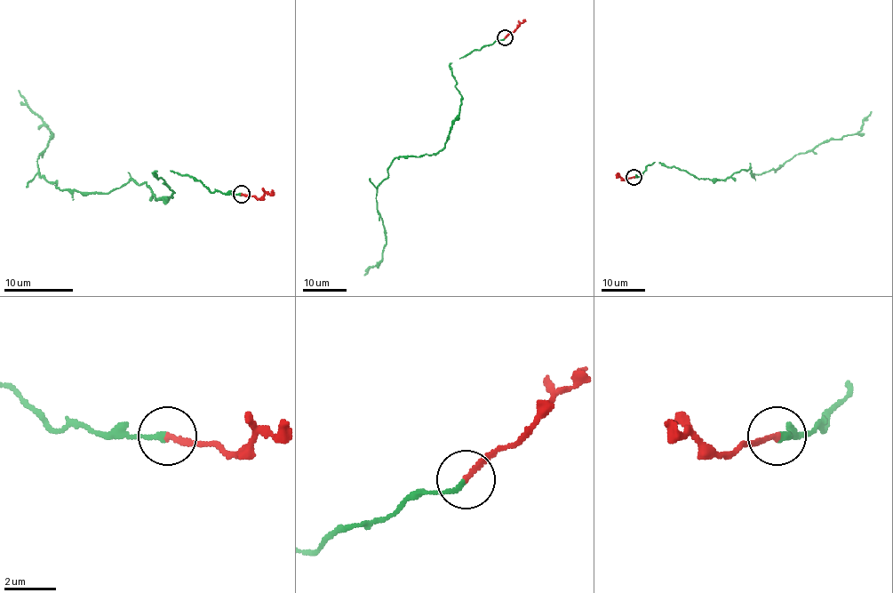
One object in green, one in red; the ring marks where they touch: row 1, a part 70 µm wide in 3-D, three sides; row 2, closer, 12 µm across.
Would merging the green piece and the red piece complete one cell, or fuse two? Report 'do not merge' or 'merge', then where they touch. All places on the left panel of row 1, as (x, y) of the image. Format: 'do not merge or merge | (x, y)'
merge | (242, 194)

